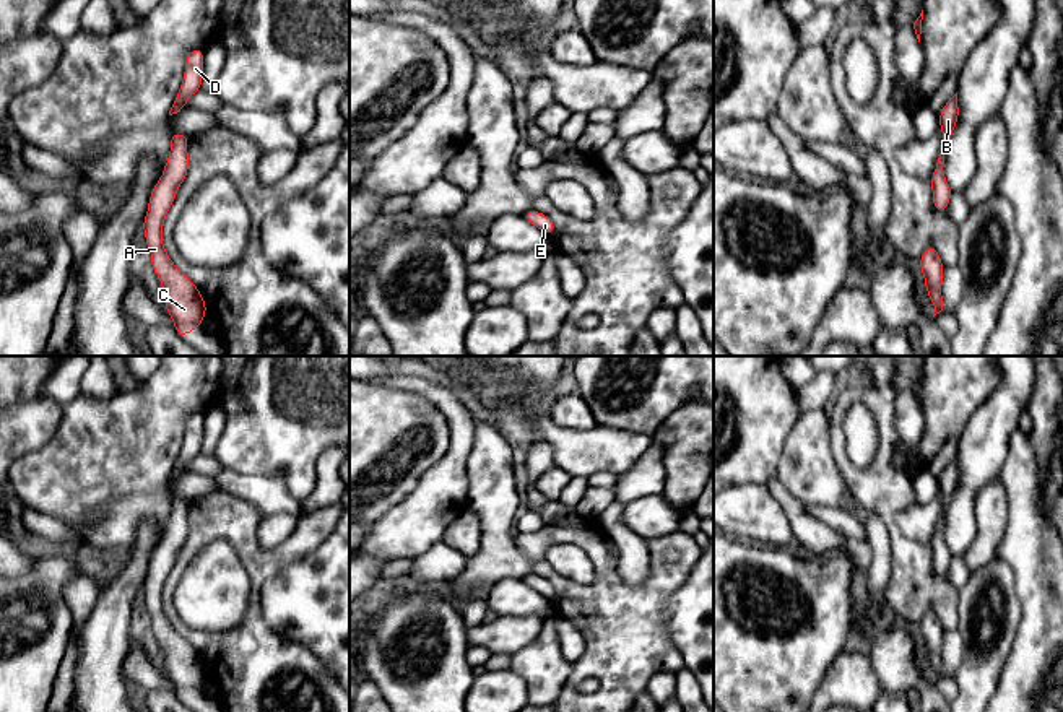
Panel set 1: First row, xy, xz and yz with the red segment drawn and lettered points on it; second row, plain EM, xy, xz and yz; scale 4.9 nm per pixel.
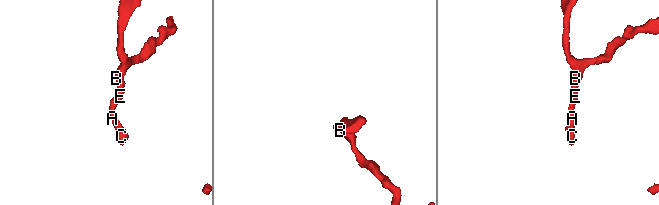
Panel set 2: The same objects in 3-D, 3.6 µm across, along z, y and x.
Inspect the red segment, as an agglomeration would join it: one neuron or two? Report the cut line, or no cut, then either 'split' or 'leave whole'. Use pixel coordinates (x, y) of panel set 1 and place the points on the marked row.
cut none; leave whole

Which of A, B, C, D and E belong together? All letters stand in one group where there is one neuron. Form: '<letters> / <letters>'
A B C D E

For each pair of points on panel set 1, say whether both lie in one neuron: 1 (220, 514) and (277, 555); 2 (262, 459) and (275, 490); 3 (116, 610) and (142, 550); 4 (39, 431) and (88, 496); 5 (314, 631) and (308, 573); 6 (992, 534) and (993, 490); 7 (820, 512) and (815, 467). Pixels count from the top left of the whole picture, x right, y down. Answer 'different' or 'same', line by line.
1: same
2: different
3: same
4: different
5: same
6: same
7: different

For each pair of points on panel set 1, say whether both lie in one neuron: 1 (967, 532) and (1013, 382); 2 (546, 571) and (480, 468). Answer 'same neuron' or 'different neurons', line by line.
1: same neuron
2: different neurons

